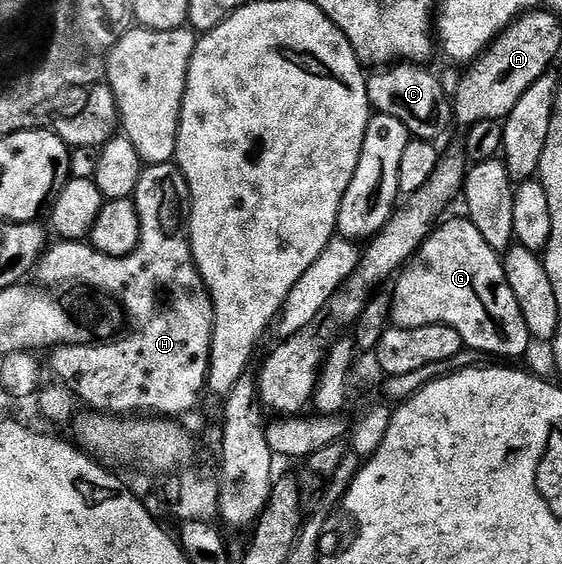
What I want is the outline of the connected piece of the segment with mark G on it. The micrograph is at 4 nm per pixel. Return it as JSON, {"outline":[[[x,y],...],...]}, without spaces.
{"outline":[[[466,216],[450,218],[437,225],[411,261],[399,271],[395,279],[396,291],[392,290],[390,294],[391,321],[402,330],[423,326],[449,326],[454,328],[454,332],[458,332],[458,336],[462,336],[469,351],[493,354],[496,357],[493,359],[496,360],[522,357],[527,352],[528,345],[533,345],[534,339],[526,328],[522,308],[518,308],[518,300],[506,280],[501,255],[490,248],[486,240],[482,240],[482,232],[478,232],[478,228],[474,228],[474,224]]]}

